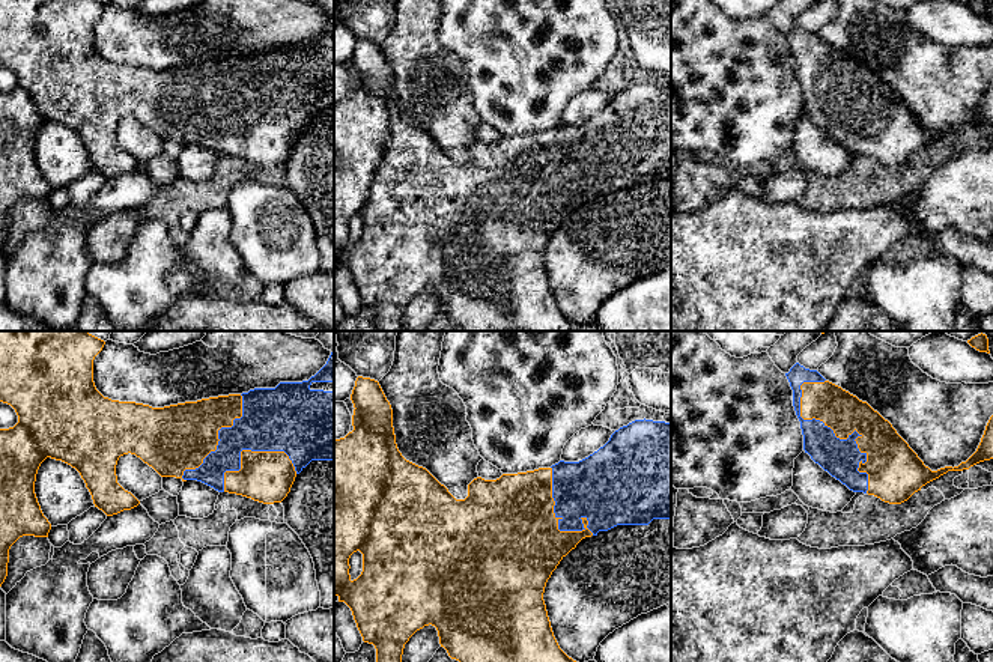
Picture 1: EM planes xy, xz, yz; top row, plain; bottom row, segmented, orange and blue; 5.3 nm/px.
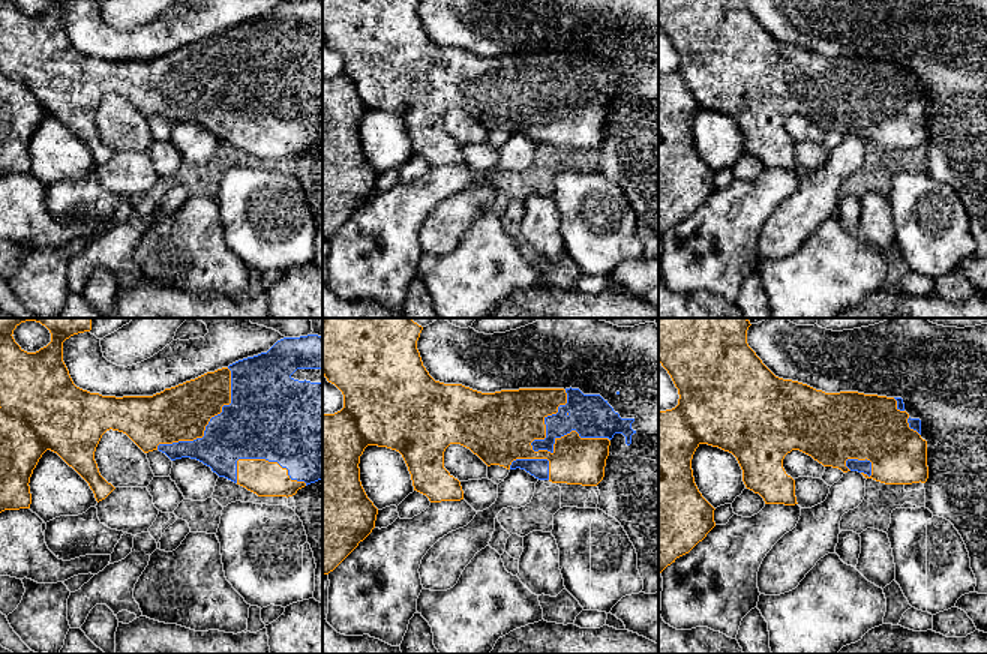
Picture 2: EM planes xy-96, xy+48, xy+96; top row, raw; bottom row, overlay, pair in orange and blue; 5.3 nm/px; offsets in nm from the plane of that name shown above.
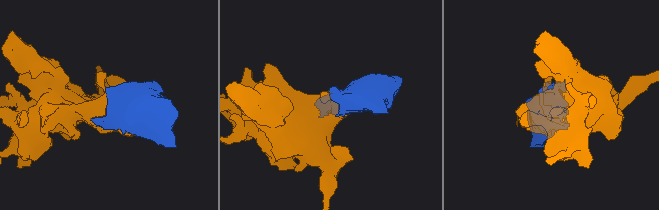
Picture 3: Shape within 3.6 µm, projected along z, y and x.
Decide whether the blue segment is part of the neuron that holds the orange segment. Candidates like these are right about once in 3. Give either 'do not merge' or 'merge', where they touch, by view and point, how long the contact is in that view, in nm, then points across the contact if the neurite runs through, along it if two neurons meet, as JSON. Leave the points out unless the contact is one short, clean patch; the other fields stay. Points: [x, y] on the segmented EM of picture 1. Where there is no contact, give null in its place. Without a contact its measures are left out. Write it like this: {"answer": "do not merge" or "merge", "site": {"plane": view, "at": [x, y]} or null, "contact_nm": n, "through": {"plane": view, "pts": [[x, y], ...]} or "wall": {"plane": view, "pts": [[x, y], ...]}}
{"answer": "merge", "site": {"plane": "yz", "at": [846, 438]}, "contact_nm": 700}

